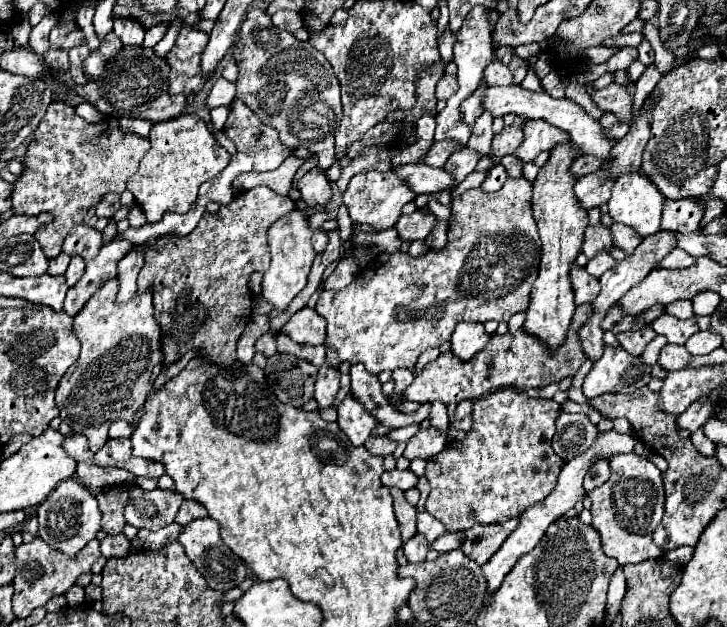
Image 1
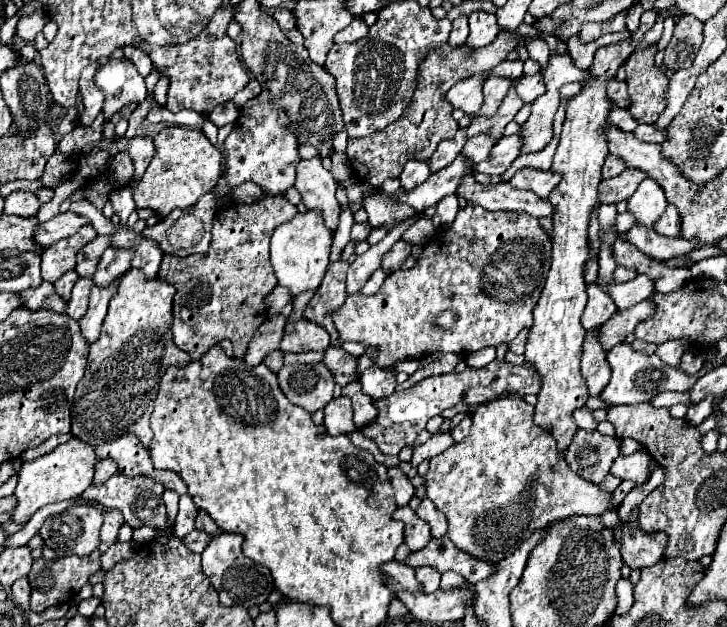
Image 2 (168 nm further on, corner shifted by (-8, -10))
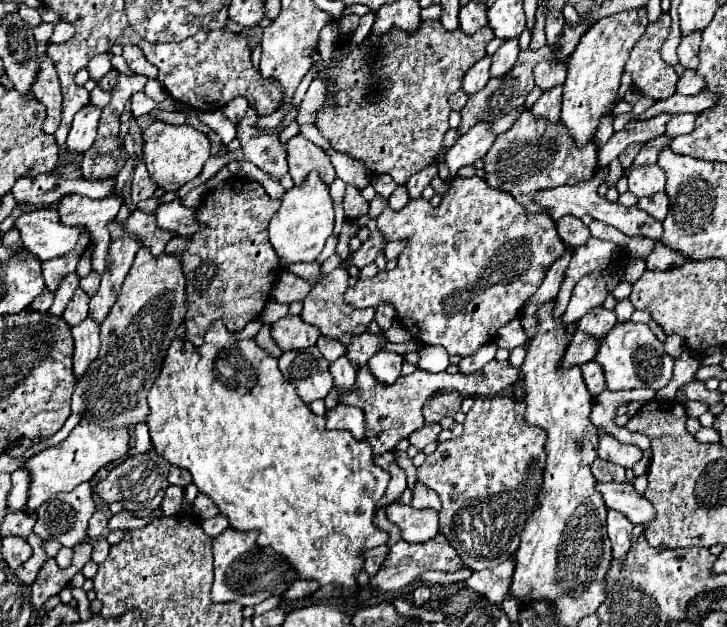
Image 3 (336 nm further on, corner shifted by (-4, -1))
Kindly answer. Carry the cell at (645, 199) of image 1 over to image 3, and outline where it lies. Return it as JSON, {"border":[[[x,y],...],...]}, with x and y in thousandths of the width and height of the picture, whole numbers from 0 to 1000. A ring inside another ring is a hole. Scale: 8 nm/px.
{"border":[[[904,262],[871,268],[862,278],[862,284],[865,284],[865,306],[871,306],[876,316],[898,313],[901,306],[915,303],[915,274]]]}

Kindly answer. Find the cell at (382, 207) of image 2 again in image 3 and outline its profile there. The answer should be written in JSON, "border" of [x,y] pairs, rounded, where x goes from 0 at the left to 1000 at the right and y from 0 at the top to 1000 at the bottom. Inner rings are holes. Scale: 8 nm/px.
{"border":[[[629,281],[601,332],[582,316],[565,319],[549,338],[530,332],[519,348],[519,364],[530,386],[557,383],[560,392],[549,405],[543,431],[527,431],[508,447],[494,447],[488,459],[475,466],[475,482],[488,491],[519,491],[521,482],[538,482],[552,520],[563,526],[571,545],[609,552],[618,568],[648,568],[667,545],[675,545],[689,520],[717,501],[722,478],[739,466],[750,434],[777,402],[763,354],[752,341],[728,341],[708,316],[673,300],[670,290],[656,281]]]}

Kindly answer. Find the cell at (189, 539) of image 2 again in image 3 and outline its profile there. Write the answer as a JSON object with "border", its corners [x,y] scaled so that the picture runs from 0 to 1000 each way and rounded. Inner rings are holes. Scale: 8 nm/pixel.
{"border":[[[298,820],[296,826],[279,829],[279,833],[276,833],[276,842],[279,842],[279,848],[282,848],[287,858],[298,858],[309,842],[315,842],[315,829],[309,829],[307,820]]]}

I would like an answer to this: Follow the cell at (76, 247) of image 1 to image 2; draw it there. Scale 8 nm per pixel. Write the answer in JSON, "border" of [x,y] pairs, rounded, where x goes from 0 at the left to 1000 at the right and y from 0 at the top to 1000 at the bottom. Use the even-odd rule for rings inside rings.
{"border":[[[133,375],[128,384],[120,388],[120,394],[111,394],[111,400],[106,404],[106,435],[111,442],[128,442],[133,432],[133,419],[150,391],[153,375]]]}

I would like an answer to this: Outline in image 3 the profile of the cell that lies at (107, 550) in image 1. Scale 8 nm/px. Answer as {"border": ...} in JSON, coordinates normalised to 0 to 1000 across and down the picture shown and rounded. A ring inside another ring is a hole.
{"border":[[[144,858],[131,861],[131,864],[128,864],[128,884],[125,884],[125,893],[131,893],[131,900],[139,900],[139,896],[147,890],[150,874],[153,874],[153,871],[147,868]]]}

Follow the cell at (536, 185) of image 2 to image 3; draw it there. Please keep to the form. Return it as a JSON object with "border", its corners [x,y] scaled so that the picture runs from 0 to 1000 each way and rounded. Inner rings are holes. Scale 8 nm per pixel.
{"border":[[[728,175],[714,185],[703,207],[684,217],[664,258],[670,274],[670,293],[681,303],[703,309],[730,341],[755,341],[755,335],[744,335],[744,329],[733,322],[733,309],[739,303],[813,287],[824,265],[818,226],[810,226],[805,239],[794,239],[794,233],[788,233],[788,220],[783,220],[783,207],[777,207],[772,195],[752,195],[733,185]]]}

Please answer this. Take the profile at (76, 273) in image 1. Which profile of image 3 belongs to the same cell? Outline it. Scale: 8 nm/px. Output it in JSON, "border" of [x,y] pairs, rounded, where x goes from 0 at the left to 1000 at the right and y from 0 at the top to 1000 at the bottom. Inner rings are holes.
{"border":[[[106,459],[106,466],[103,466],[100,478],[95,482],[95,488],[92,488],[89,501],[87,501],[87,510],[89,510],[98,523],[100,523],[100,520],[106,520],[106,517],[111,517],[111,514],[120,507],[122,478],[125,478],[125,475],[122,475],[111,459]]]}

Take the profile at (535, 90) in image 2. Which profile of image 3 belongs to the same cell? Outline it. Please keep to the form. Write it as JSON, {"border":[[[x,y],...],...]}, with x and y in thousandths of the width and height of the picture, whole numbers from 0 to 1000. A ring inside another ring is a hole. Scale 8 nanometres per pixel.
{"border":[[[747,96],[733,112],[736,134],[744,144],[755,144],[755,140],[761,140],[766,134],[774,134],[777,131],[777,118],[780,118],[777,99],[761,99],[761,96]]]}

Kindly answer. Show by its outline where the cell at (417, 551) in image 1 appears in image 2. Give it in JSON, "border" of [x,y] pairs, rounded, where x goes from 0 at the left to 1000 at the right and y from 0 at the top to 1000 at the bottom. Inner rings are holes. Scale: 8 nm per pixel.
{"border":[[[576,904],[576,907],[571,907],[571,914],[574,914],[574,923],[579,923],[585,943],[598,943],[604,936],[607,914],[596,911],[596,904]]]}

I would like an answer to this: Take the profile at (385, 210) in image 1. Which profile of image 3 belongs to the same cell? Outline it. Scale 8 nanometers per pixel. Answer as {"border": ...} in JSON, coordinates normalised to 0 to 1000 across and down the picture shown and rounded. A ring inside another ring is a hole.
{"border":[[[659,195],[656,201],[651,201],[640,217],[634,217],[623,236],[615,239],[612,258],[620,271],[620,278],[626,281],[631,268],[651,262],[653,255],[664,252],[673,239],[673,233],[681,226],[684,214],[675,207],[675,198]]]}

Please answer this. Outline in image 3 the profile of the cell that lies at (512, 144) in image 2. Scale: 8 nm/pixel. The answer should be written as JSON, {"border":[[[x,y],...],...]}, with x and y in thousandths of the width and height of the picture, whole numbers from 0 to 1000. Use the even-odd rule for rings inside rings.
{"border":[[[763,137],[761,144],[750,144],[730,175],[736,185],[750,185],[750,191],[766,195],[772,182],[772,137]]]}

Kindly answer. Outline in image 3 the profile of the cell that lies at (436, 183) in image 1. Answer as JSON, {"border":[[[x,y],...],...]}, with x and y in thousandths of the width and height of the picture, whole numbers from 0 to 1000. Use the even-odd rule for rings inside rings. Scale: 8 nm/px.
{"border":[[[836,265],[827,266],[810,290],[796,290],[796,293],[788,293],[788,297],[769,297],[769,300],[761,300],[761,303],[744,303],[744,306],[736,309],[736,319],[744,329],[755,332],[755,341],[758,341],[761,351],[769,351],[777,341],[785,341],[785,344],[794,344],[794,348],[802,348],[805,341],[810,341],[818,351],[827,351],[827,354],[832,354],[838,360],[846,360],[860,376],[887,376],[887,380],[895,380],[895,383],[906,383],[909,373],[912,373],[909,354],[898,351],[893,341],[887,341],[876,329],[862,332],[862,329],[857,329],[851,322],[838,322],[835,316],[821,309],[821,300],[832,290],[836,276]]]}

